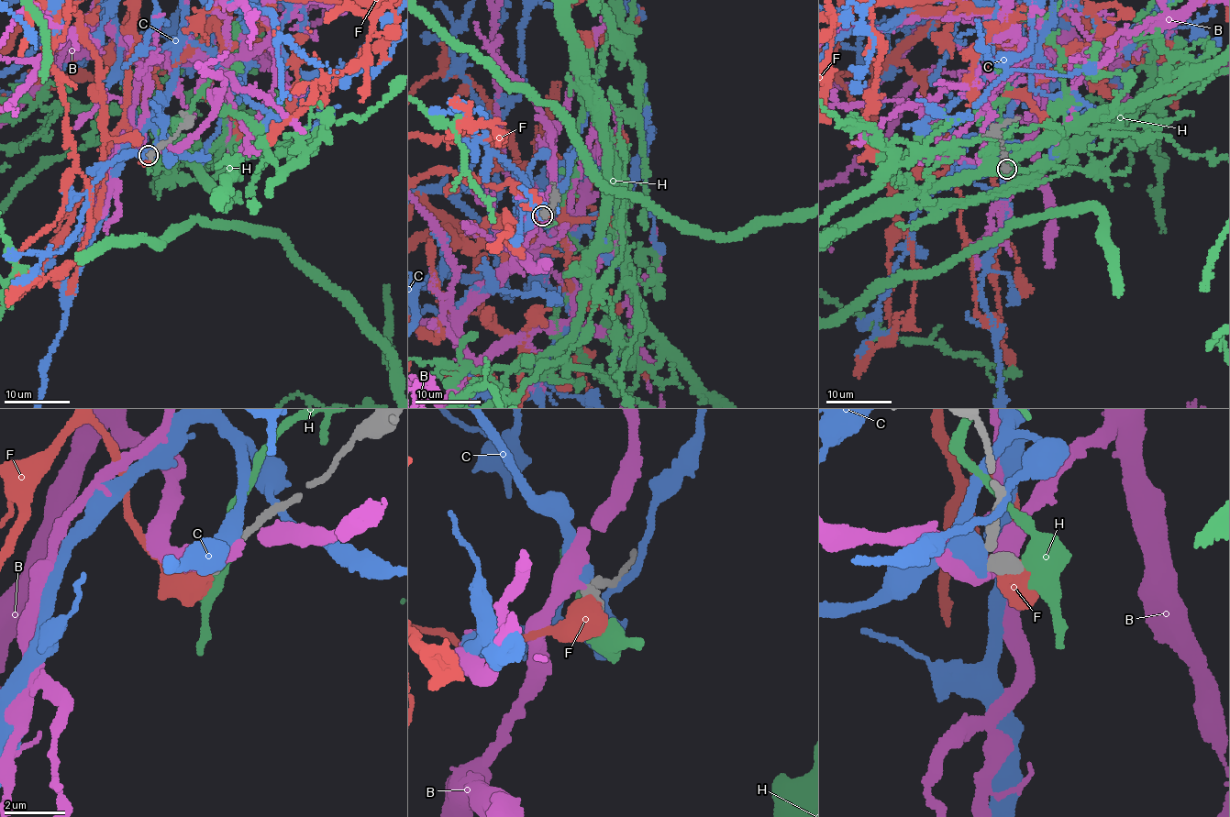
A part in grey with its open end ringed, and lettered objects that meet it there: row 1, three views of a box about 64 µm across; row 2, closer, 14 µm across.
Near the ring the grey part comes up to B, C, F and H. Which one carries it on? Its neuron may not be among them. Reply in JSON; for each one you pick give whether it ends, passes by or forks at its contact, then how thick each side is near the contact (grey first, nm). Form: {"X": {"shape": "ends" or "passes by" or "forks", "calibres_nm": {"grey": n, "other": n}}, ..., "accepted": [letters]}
{"F": {"shape": "ends", "calibres_nm": {"grey": 550, "other": 400}}, "accepted": ["F"]}

